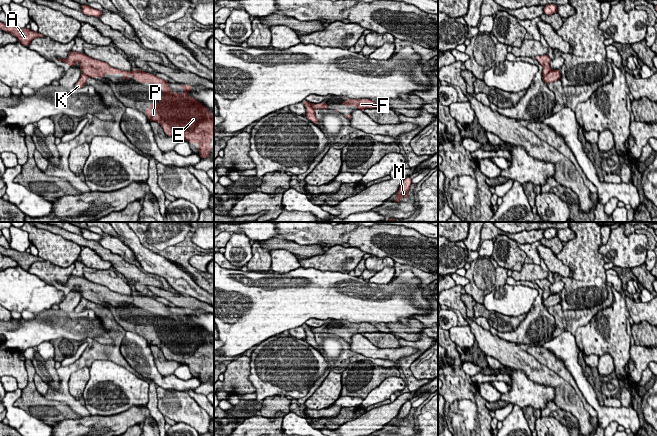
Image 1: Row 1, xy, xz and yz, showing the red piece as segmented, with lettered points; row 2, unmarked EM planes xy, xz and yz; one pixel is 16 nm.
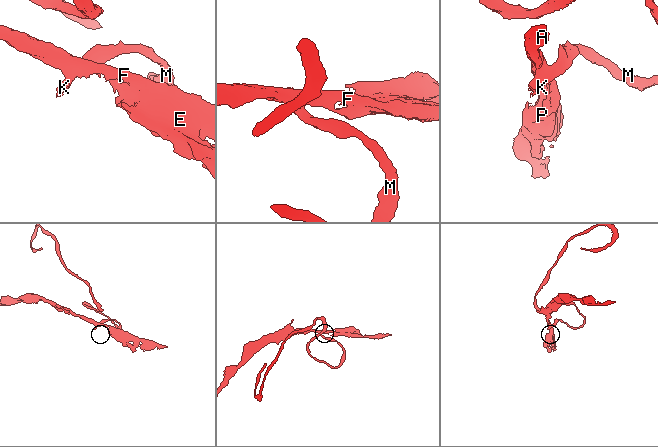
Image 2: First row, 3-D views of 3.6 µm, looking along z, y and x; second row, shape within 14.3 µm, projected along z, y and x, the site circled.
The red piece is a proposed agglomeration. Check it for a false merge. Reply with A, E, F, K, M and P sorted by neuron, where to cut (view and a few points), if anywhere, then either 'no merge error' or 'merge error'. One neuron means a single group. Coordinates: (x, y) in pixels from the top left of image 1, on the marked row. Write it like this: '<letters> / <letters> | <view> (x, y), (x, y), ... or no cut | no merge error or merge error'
A E F P / K M | yz (550, 71), (543, 75) | merge error

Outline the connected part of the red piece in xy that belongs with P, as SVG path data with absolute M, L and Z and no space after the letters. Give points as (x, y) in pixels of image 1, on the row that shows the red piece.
M72 50L65 60L60 58L58 60L71 67L79 62L81 73L92 78L104 78L105 74L123 74L124 76L120 79L122 81L123 79L129 80L127 75L130 74L131 78L137 79L137 83L158 84L159 88L153 91L154 100L160 100L161 104L156 102L150 104L144 113L148 120L160 124L168 136L175 136L192 144L196 141L201 159L209 157L211 150L209 142L212 141L210 136L214 135L214 117L200 102L186 94L192 90L191 85L180 86L185 90L184 93L173 93L167 86L170 83L154 74L142 70L129 72L119 70L106 62Z

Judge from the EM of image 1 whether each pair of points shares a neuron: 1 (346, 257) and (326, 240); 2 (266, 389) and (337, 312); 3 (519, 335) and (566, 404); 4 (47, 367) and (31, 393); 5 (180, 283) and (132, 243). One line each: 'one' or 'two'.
1: two
2: two
3: two
4: two
5: one

